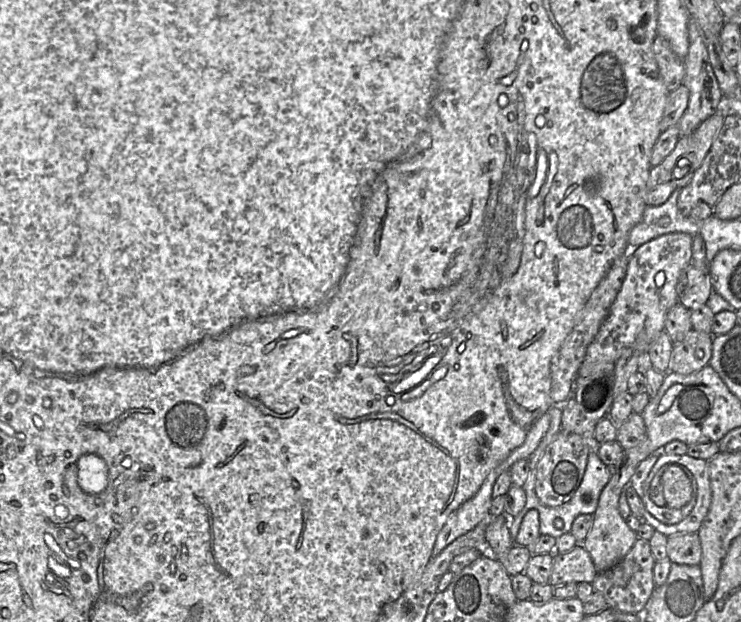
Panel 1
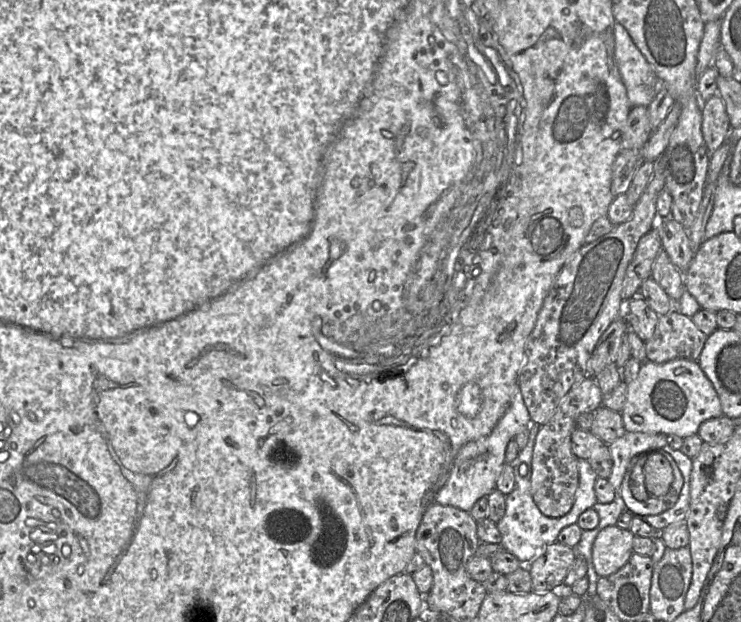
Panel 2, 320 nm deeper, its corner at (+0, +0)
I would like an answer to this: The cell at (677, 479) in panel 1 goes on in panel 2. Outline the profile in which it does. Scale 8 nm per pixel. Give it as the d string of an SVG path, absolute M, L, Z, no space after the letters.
M649 452L643 471L649 497L666 495L673 483L673 469L667 458L660 452Z

